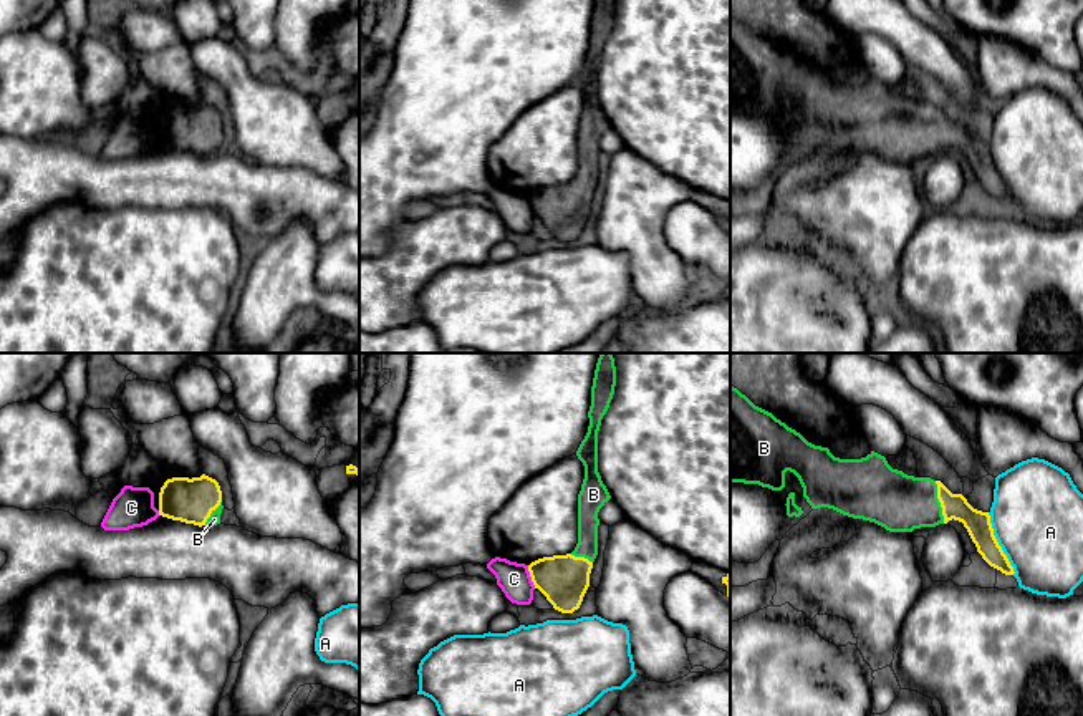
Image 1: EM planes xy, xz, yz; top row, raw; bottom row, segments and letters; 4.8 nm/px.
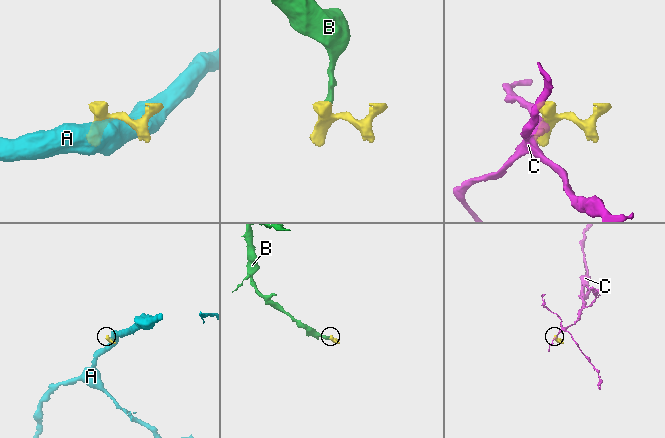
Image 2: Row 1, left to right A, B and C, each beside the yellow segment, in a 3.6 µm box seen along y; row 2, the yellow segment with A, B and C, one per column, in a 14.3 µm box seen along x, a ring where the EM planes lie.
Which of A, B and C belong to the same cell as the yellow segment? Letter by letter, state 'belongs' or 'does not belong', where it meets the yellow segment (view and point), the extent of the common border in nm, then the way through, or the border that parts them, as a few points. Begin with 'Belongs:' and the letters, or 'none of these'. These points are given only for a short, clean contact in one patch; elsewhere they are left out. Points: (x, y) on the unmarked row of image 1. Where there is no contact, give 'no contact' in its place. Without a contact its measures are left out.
Belongs: B
A: does not belong; contact yz (997, 173); length 340 nm
B: belongs; contact yz (939, 130); length 220 nm; way yz (954, 135), (939, 130), (900, 131)
C: does not belong; contact xz (530, 204); length 120 nm; border xz (527, 194), (535, 216)

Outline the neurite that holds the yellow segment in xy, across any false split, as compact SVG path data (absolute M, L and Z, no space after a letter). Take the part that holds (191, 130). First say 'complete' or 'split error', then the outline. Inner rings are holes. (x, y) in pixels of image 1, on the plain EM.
split error | M172 106L159 121L159 144L194 154L214 156L220 152L222 119L215 108Z

